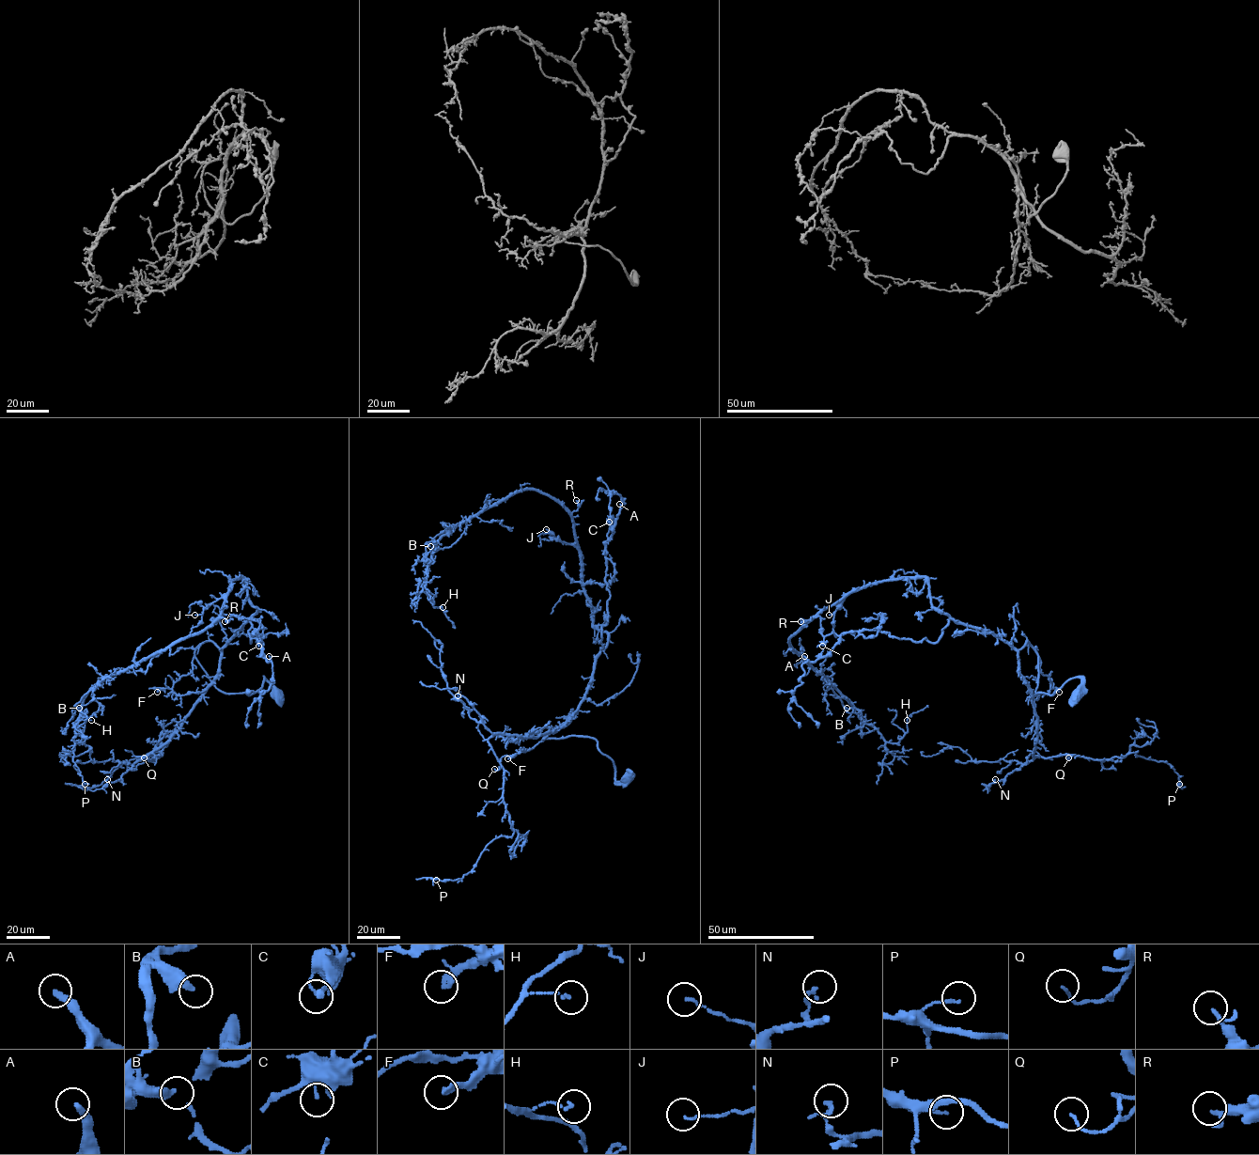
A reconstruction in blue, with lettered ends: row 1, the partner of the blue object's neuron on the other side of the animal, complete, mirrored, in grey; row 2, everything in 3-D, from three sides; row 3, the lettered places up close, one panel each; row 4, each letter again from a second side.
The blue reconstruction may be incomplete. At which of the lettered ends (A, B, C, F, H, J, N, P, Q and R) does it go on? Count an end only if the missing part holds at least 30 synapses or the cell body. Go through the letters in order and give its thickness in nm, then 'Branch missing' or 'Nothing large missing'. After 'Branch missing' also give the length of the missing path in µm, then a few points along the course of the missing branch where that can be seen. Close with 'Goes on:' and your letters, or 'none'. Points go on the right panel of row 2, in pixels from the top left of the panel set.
A: Thickness 280 nm. Branch missing. Missing length about 50 µm. Course of what is missing: (804, 656), (793, 650), (793, 663), (783, 668), (775, 654), (778, 647)
B: Thickness 400 nm. Nothing large missing
C: Thickness 110 nm. Nothing large missing
F: Thickness 160 nm. Nothing large missing
H: Thickness 140 nm. Nothing large missing
J: Thickness 110 nm. Nothing large missing
N: Thickness 140 nm. Nothing large missing
P: Thickness 120 nm. Nothing large missing
Q: Thickness 100 nm. Nothing large missing
R: Thickness 120 nm. Nothing large missing
Goes on: A

